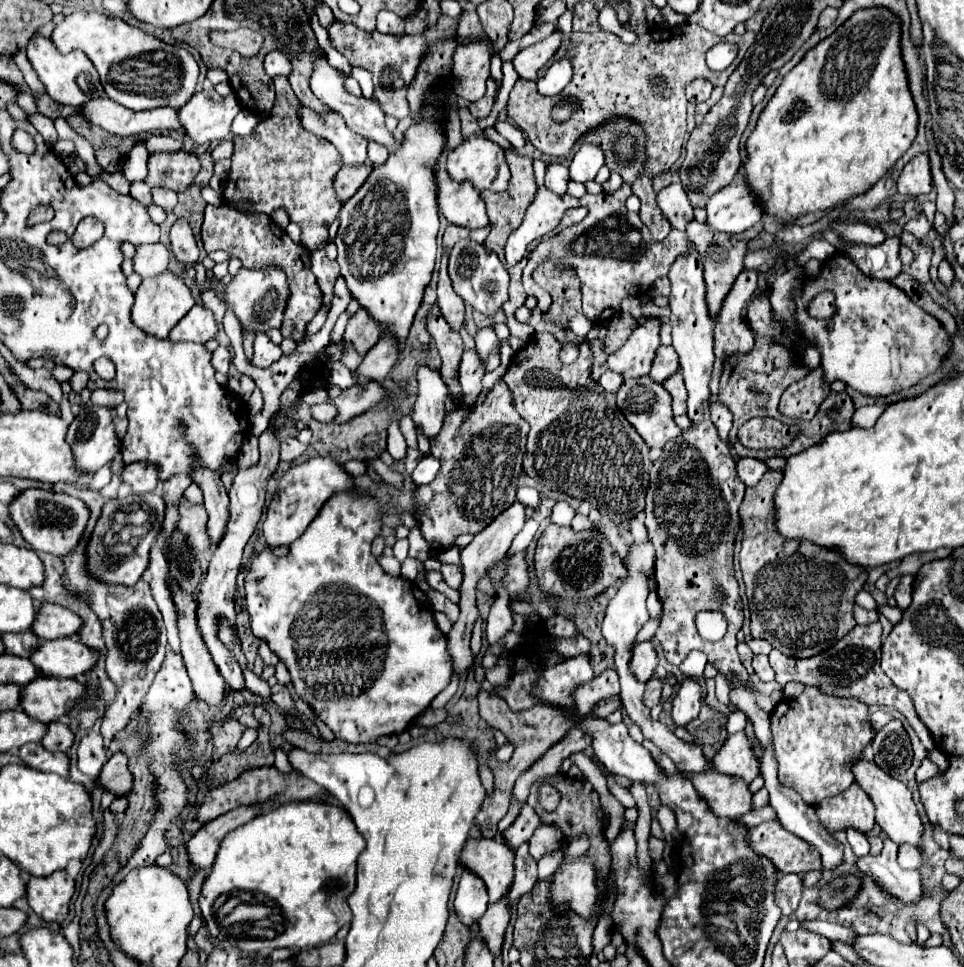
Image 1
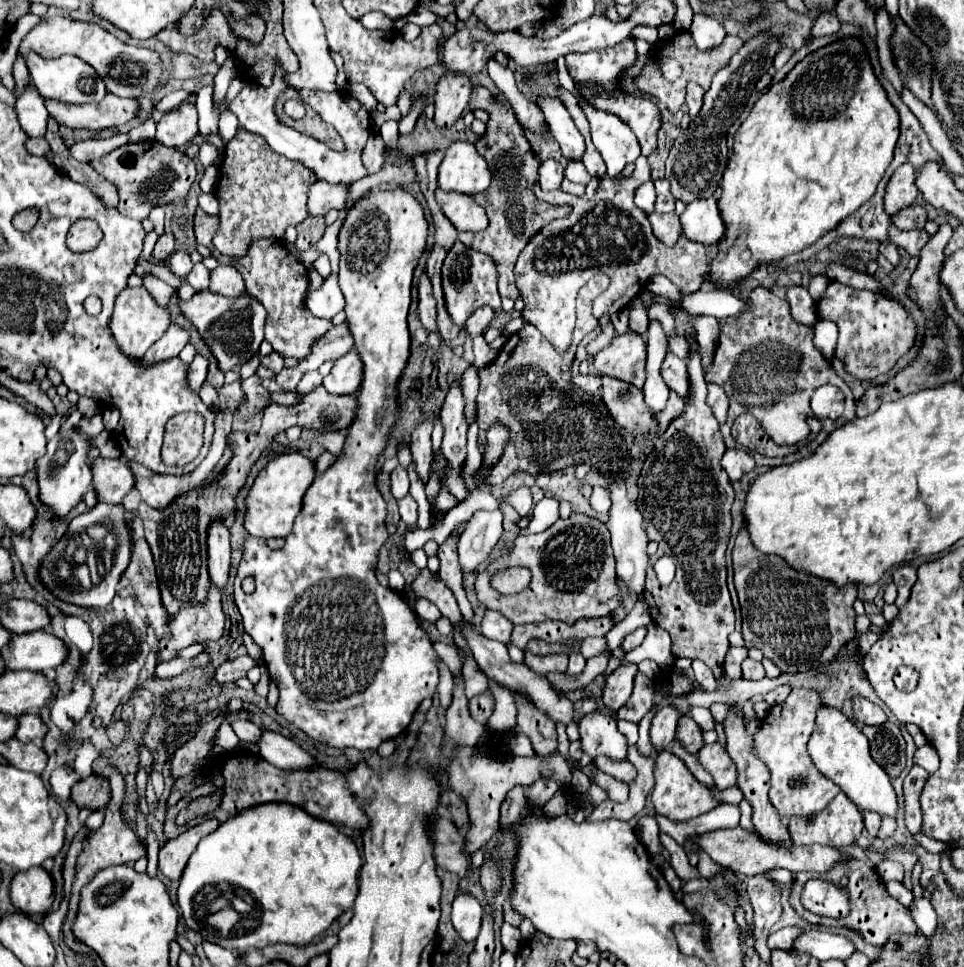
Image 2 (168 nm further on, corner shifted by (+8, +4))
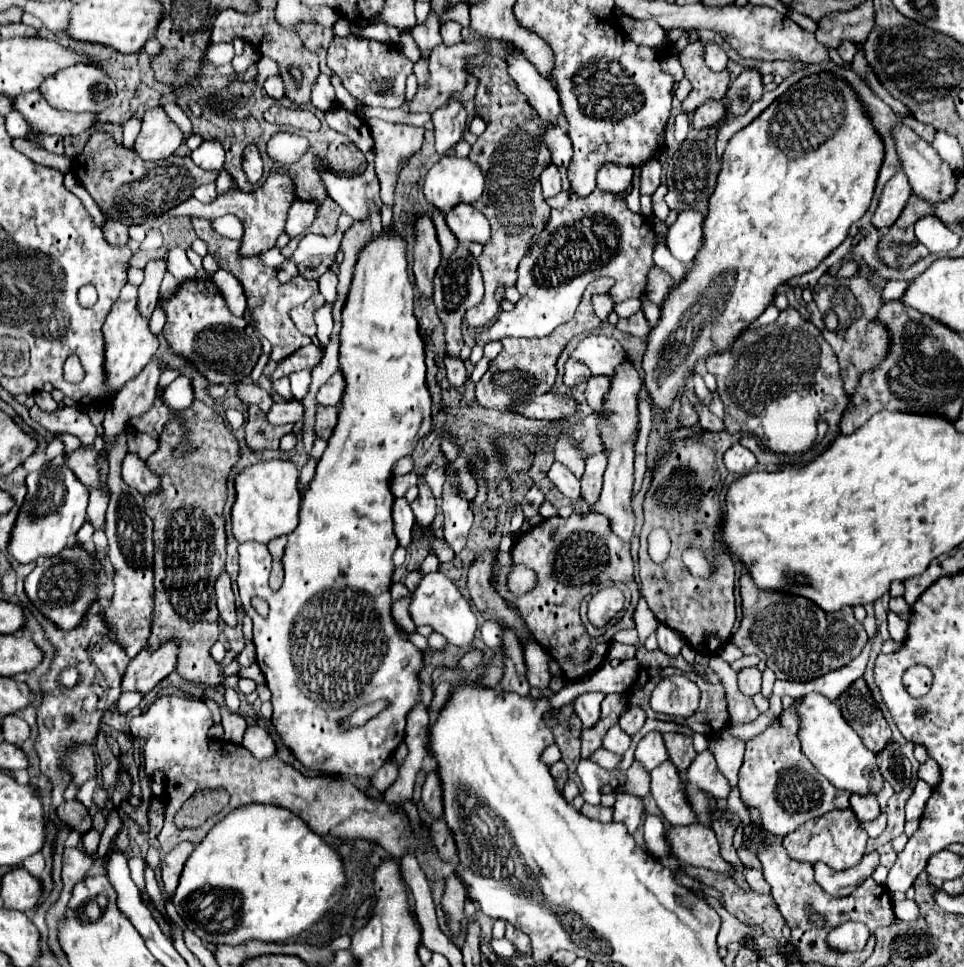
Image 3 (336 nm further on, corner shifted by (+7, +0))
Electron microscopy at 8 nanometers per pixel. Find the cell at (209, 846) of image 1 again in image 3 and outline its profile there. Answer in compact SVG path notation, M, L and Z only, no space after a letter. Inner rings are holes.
M179 844L177 848L173 848L161 866L163 872L163 888L167 894L173 894L177 884L179 884L179 874L183 870L183 864L187 862L189 854L193 852L193 844Z

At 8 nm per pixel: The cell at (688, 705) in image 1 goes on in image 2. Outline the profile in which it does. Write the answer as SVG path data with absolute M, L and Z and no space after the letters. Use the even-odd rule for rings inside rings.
M664 706L656 712L650 728L650 742L654 746L668 746L674 740L676 722L682 714L674 706Z

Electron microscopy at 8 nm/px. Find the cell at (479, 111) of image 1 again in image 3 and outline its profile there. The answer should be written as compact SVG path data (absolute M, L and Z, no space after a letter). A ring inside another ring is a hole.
M477 56L477 96L475 96L475 116L481 116L487 130L471 146L469 160L475 162L485 176L485 192L473 206L487 216L491 222L491 240L485 244L483 254L477 258L483 280L485 296L481 304L465 312L469 326L487 326L499 312L499 302L495 300L495 290L499 286L515 286L517 266L521 258L529 252L535 236L541 234L549 220L549 206L541 194L539 172L551 164L551 152L543 140L545 128L551 126L547 120L539 120L537 112L529 100L517 92L517 86L507 76L505 62L497 56ZM485 62L485 70L479 64Z

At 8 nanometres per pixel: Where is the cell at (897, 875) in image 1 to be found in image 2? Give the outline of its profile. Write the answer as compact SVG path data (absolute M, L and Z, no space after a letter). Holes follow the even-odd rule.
M864 812L864 826L866 826L866 830L868 830L868 834L870 834L872 838L878 836L880 824L882 824L880 816L876 816L876 814L872 814L872 812Z

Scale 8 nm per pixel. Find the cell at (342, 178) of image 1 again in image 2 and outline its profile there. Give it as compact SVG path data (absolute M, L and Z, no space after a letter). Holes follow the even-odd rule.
M324 180L314 182L308 196L310 216L324 216L332 208L344 210L348 194L350 194L350 184L330 184Z

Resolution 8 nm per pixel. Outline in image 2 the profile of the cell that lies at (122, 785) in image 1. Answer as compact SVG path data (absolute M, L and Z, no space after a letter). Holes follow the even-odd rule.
M90 774L88 778L84 778L72 786L70 798L80 808L90 808L90 810L104 808L110 800L110 782L104 776Z

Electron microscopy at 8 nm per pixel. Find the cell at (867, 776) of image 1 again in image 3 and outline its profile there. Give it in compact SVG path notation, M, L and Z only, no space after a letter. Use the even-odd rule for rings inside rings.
M811 692L801 698L783 696L783 710L795 708L799 716L799 740L801 740L801 752L815 764L815 768L837 788L845 788L849 792L873 792L879 794L883 788L883 776L879 772L877 760L865 744L861 744L861 738L857 732L843 720L841 710L835 702L825 698L823 694Z

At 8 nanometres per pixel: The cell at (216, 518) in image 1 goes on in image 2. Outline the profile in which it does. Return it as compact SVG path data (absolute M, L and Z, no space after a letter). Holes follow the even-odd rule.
M212 520L208 528L208 570L212 582L218 588L226 586L228 580L228 566L230 566L230 530L226 522Z

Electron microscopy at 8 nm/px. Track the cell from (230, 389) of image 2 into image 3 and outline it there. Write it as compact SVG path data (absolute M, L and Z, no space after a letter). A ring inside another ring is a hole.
M257 405L248 407L247 423L245 425L245 442L251 450L277 450L279 440L293 432L293 424L273 426L267 422L265 412Z

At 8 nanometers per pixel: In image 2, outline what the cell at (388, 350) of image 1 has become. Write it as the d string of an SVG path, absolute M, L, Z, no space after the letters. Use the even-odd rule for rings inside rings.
M356 350L348 352L340 360L334 362L332 372L324 378L324 388L330 394L354 394L360 390L364 378L364 364Z

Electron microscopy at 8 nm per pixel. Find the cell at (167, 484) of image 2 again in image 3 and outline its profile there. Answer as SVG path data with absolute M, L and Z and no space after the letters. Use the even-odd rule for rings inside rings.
M127 454L123 458L121 476L127 486L137 488L141 494L153 492L153 488L157 488L157 476L153 476L153 472L149 472L147 464L137 454Z

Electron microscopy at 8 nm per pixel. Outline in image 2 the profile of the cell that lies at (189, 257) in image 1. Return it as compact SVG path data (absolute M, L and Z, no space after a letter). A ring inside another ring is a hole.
M164 232L164 234L158 238L158 242L156 242L156 248L154 248L154 252L152 252L152 260L166 260L166 258L170 258L170 254L174 252L174 244L176 244L174 234Z

